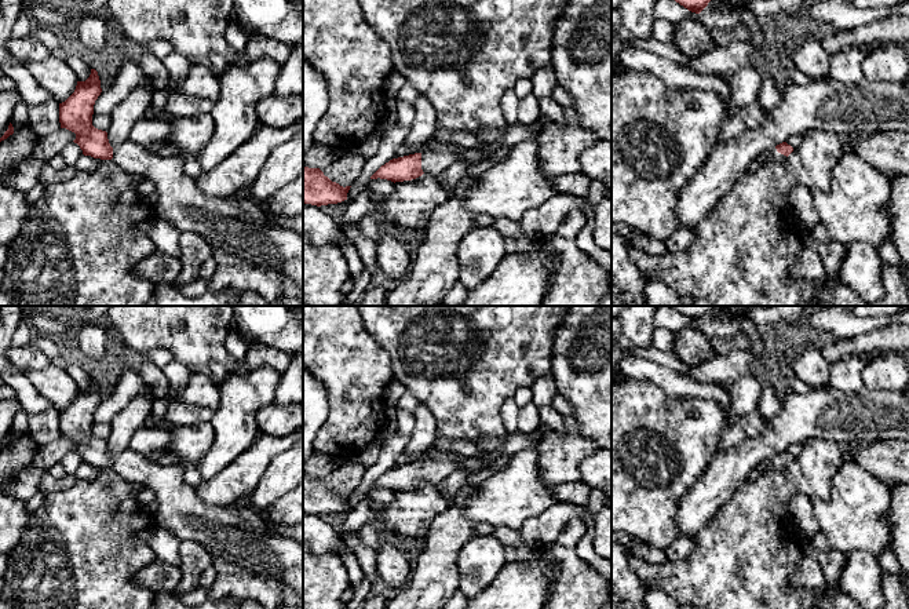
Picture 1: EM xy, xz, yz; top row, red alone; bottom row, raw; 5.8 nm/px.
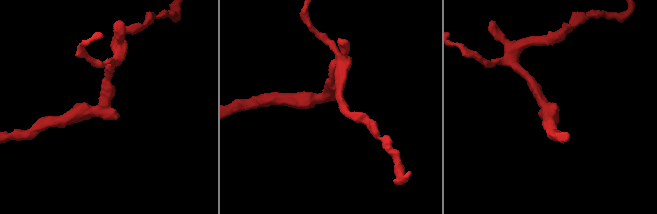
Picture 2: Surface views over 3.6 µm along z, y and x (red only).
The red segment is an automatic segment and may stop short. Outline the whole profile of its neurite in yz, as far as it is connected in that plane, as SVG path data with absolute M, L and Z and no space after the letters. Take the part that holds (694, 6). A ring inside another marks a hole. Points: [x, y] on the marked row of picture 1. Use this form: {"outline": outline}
{"outline": "M675 0L691 12L700 14L711 0Z"}

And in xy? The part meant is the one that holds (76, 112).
{"outline": "M91 69L90 77L85 81L77 81L74 92L59 103L61 128L76 134L73 142L80 146L84 156L113 160L129 174L152 182L158 197L154 212L161 222L180 231L198 234L213 251L222 249L262 269L281 270L285 262L303 255L303 237L295 230L274 225L269 207L262 205L253 197L230 198L204 194L196 180L185 174L185 157L158 156L129 139L113 149L107 132L92 125L94 105L101 92L98 72Z"}

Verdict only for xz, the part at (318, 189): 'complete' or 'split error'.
complete

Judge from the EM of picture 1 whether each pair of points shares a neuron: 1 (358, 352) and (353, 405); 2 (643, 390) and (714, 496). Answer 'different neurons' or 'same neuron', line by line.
1: same neuron
2: different neurons

